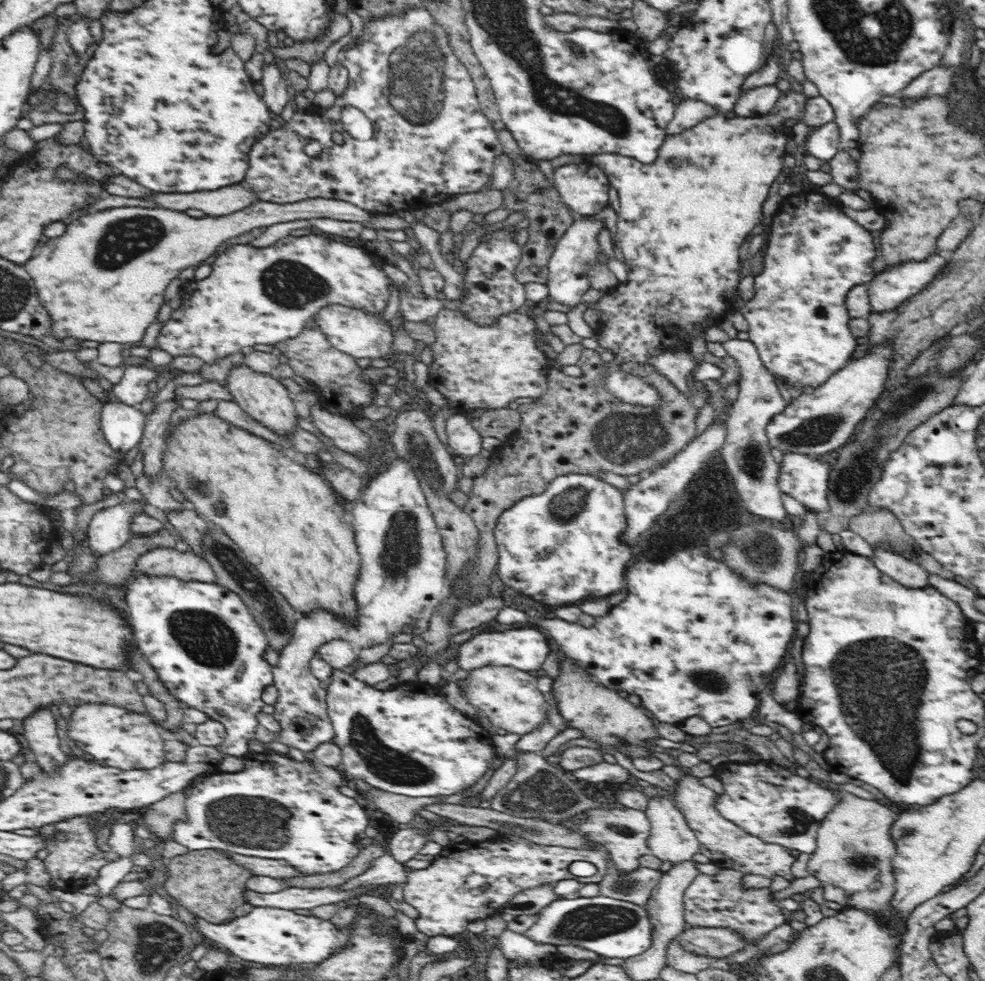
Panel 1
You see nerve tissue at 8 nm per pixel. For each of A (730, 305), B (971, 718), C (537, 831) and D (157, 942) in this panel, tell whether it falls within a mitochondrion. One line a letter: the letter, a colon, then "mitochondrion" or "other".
A: other
B: other
C: mitochondrion
D: mitochondrion

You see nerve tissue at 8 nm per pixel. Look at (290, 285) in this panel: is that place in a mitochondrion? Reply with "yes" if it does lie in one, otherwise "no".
yes

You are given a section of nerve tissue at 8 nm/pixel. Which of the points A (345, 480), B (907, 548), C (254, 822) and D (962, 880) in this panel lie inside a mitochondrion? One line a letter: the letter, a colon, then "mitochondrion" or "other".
A: other
B: mitochondrion
C: mitochondrion
D: other

